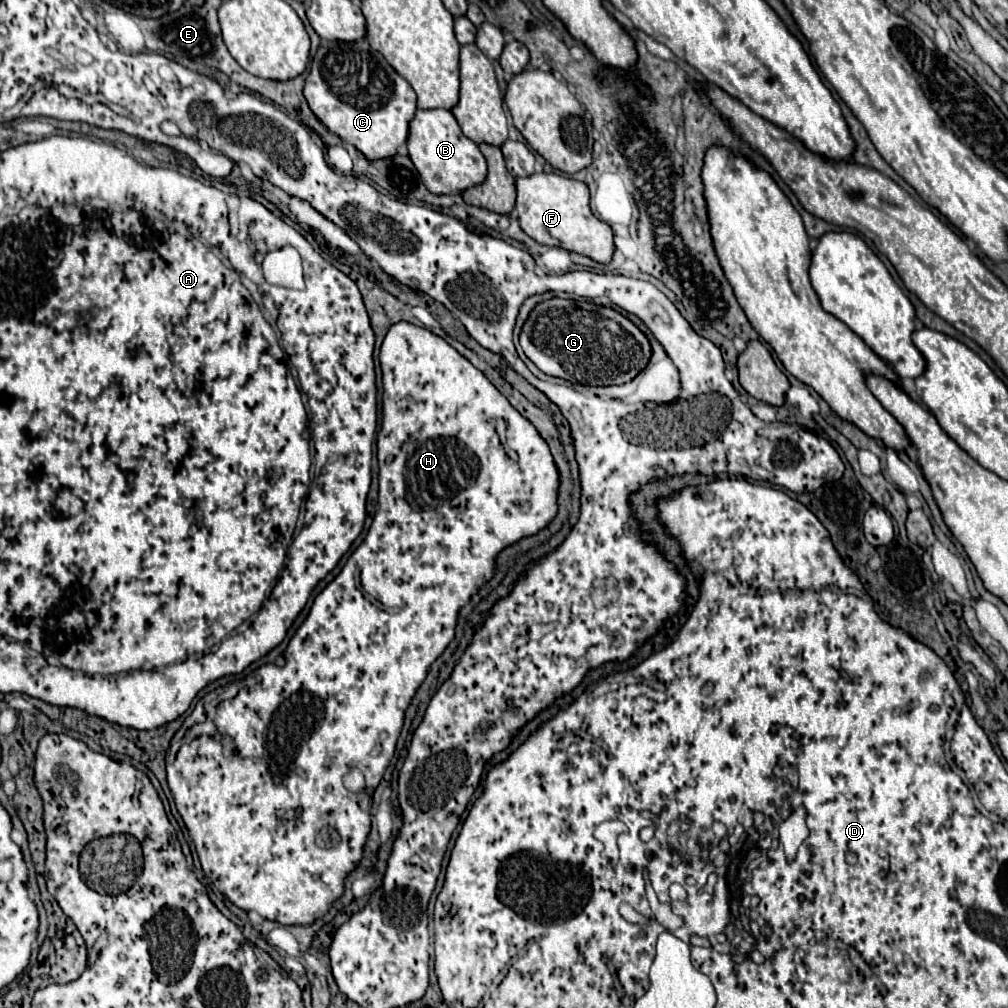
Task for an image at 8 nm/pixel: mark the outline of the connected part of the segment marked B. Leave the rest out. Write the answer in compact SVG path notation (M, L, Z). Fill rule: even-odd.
M417 110L409 130L409 158L413 160L423 184L433 194L461 194L481 184L487 176L487 162L475 142L463 136L455 116L449 110Z

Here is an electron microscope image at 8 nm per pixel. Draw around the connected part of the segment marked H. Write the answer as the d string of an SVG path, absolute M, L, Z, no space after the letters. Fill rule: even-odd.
M397 322L397 324L393 324L393 326L389 328L389 332L387 332L387 336L385 336L385 340L383 340L383 344L381 344L379 362L381 362L381 372L383 372L383 422L381 422L381 430L379 430L376 435L377 461L379 467L378 501L377 512L375 512L373 524L371 524L371 528L369 528L369 532L367 532L363 544L351 554L351 558L347 560L347 564L343 566L343 570L341 570L341 572L339 572L339 574L337 574L337 576L317 594L317 598L313 600L313 606L311 606L311 610L309 610L309 614L307 614L307 620L303 620L303 624L297 628L297 632L295 632L293 638L289 640L287 650L283 652L285 664L283 664L283 666L265 664L265 666L263 666L261 682L257 682L257 684L253 684L253 686L241 686L239 692L237 692L233 698L223 698L223 696L221 696L227 688L217 688L215 692L209 692L205 698L201 698L201 700L197 702L195 710L191 712L191 716L187 716L185 722L183 722L183 726L179 728L177 736L183 738L183 744L181 744L177 756L175 756L173 766L167 766L167 782L169 782L171 794L173 794L175 806L177 806L179 814L181 814L181 818L183 818L187 830L189 830L189 836L191 836L191 840L193 840L193 844L195 844L195 850L197 850L197 856L199 856L199 860L201 860L201 868L203 868L207 880L209 880L221 894L225 894L235 906L239 906L241 910L245 910L245 912L255 910L255 912L259 912L263 918L273 920L273 922L279 922L279 924L285 924L285 926L305 926L305 924L313 924L315 918L317 918L317 914L327 914L329 908L333 906L333 902L339 900L339 898L343 896L345 878L347 878L347 876L357 868L357 864L361 862L363 846L365 846L367 836L369 836L369 830L371 830L371 794L373 794L373 790L377 788L377 784L381 782L383 772L387 770L387 766L389 766L389 762L391 762L391 758L393 758L393 754L395 754L395 744L397 744L397 738L399 738L401 728L403 728L405 710L407 710L409 702L413 700L417 688L419 688L419 686L423 684L423 680L427 678L427 672L429 672L431 664L445 652L445 648L449 646L449 642L455 638L455 626L457 626L459 610L471 600L473 594L477 594L477 590L479 590L483 584L487 584L487 582L493 578L493 574L495 574L495 560L497 560L499 552L501 552L503 548L507 548L507 546L511 546L511 544L523 540L523 538L535 536L539 530L543 530L545 526L549 526L551 520L557 516L557 508L559 508L559 504L557 504L557 496L559 496L559 470L557 470L557 464L555 464L555 460L553 460L553 456L551 456L549 444L539 436L537 428L535 428L527 418L523 418L523 416L509 404L509 400L507 400L507 398L487 380L487 376L485 376L483 372L479 372L465 356L461 356L445 338L441 338L441 336L437 336L437 334L433 334L433 332L429 332L427 328L421 328L421 326L415 326L415 324L409 324L409 322ZM209 700L213 700L213 704L215 704L215 712L213 712L211 716L207 716L207 712L205 712L205 702L209 702ZM209 720L211 720L213 728L207 726L207 732L205 732L205 728L201 728L201 726L203 726L205 722L209 722ZM353 766L359 766L361 772L363 772L365 778L367 778L365 796L363 796L363 794L351 794L351 792L343 786L343 774L345 774L349 768L353 768Z

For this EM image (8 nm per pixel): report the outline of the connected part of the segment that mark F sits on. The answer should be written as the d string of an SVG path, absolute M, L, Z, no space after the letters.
M533 174L517 178L517 208L515 216L527 236L545 246L559 246L569 252L583 254L599 264L609 264L615 252L613 230L597 220L589 208L589 188L585 182L561 174Z

